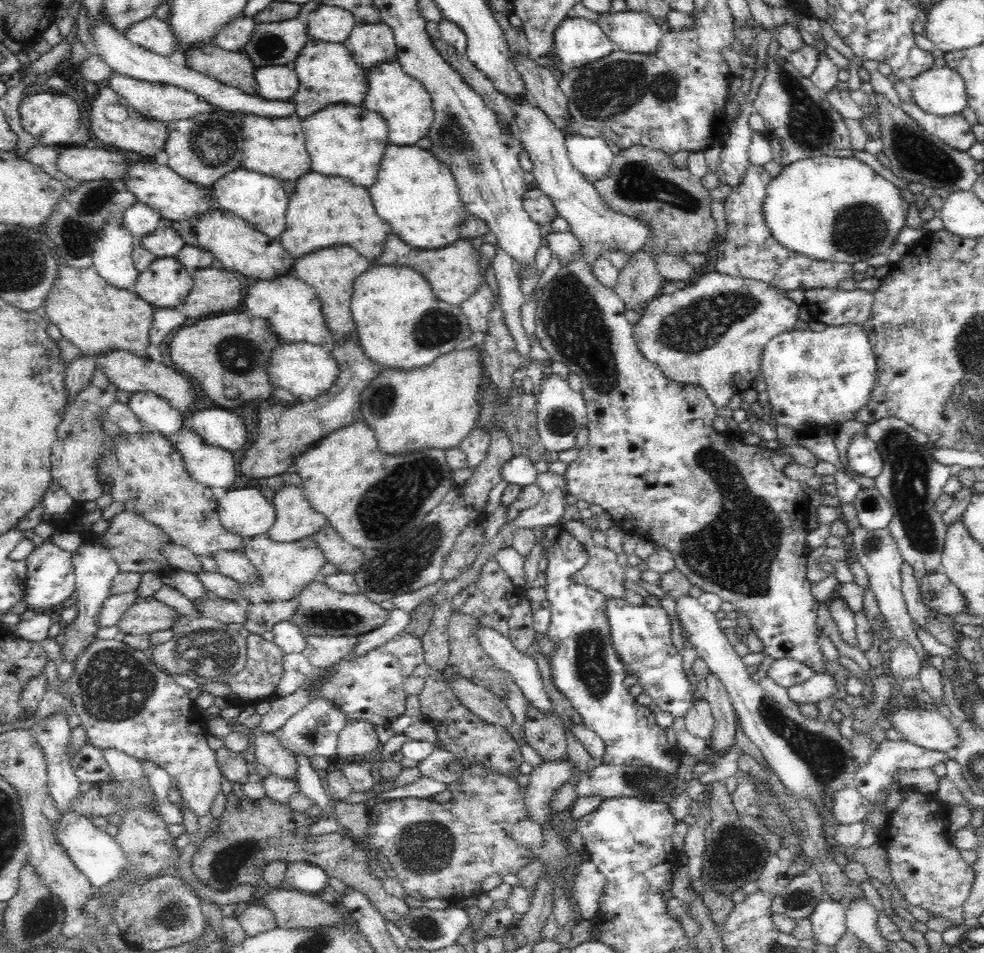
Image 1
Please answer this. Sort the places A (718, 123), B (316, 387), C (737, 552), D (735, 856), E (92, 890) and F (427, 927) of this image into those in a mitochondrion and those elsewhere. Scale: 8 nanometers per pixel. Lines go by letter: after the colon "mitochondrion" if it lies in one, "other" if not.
A: other
B: other
C: mitochondrion
D: mitochondrion
E: other
F: mitochondrion

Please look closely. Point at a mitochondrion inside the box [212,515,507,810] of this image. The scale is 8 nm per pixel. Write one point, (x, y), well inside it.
(397, 568)

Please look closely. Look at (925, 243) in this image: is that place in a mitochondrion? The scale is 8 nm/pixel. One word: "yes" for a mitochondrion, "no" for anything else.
no

